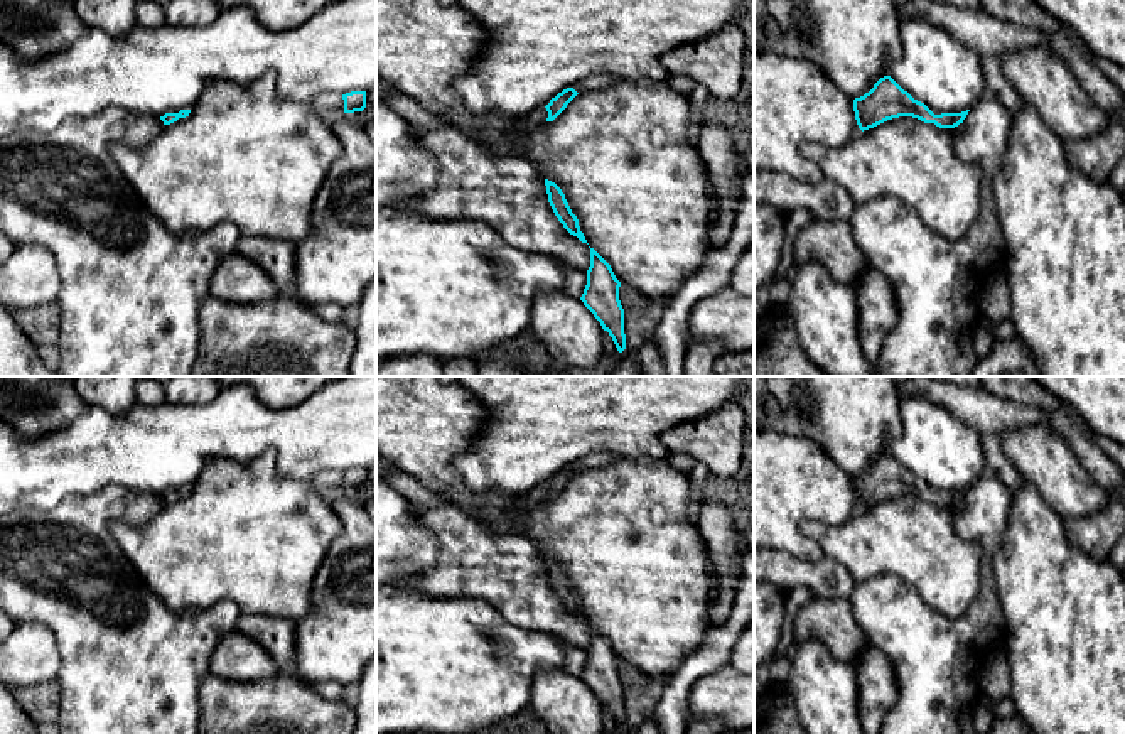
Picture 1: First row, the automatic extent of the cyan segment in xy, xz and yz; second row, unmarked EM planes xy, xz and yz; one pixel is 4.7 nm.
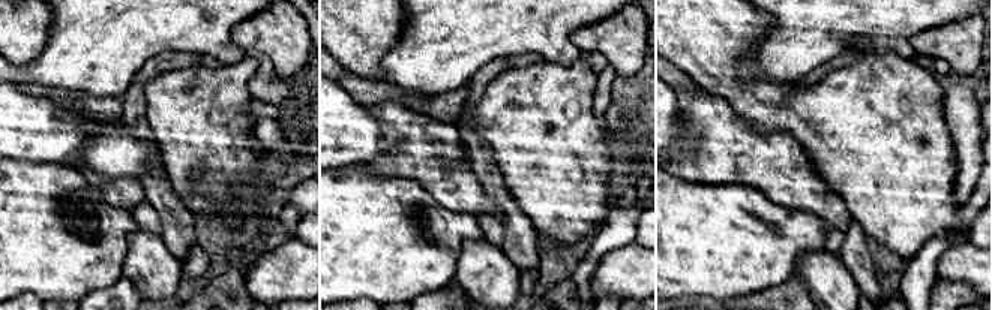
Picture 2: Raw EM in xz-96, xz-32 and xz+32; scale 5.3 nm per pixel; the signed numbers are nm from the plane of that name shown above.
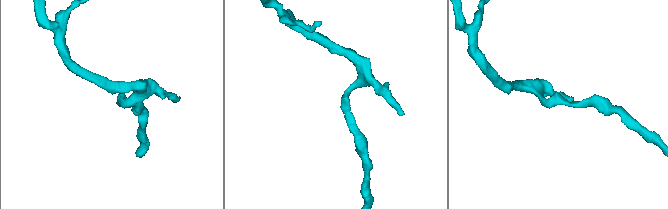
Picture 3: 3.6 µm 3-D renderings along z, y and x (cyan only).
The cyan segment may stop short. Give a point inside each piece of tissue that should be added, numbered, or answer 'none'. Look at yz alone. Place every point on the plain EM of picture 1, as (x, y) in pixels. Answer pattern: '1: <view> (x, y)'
none

